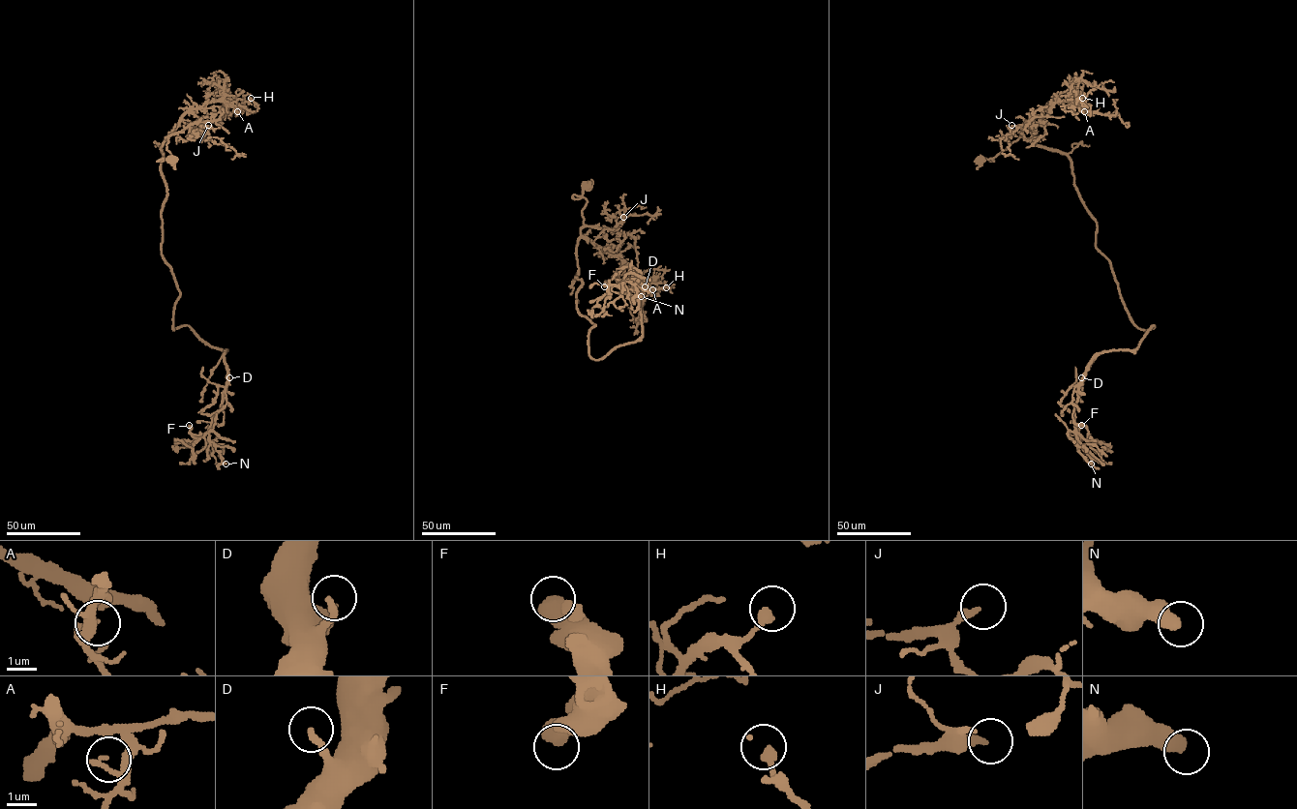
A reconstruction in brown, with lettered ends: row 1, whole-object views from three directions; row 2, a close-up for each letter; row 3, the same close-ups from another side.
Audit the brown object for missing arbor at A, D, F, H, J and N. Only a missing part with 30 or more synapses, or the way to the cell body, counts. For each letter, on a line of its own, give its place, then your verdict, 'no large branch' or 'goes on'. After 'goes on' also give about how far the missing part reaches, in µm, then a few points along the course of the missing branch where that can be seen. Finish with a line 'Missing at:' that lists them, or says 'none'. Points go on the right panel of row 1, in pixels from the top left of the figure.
A: at (1084, 111); no large branch
D: at (1081, 377); no large branch
F: at (1081, 425); no large branch
H: at (1082, 98); no large branch
J: at (1011, 125); no large branch
N: at (1091, 464); no large branch
Missing at: none

